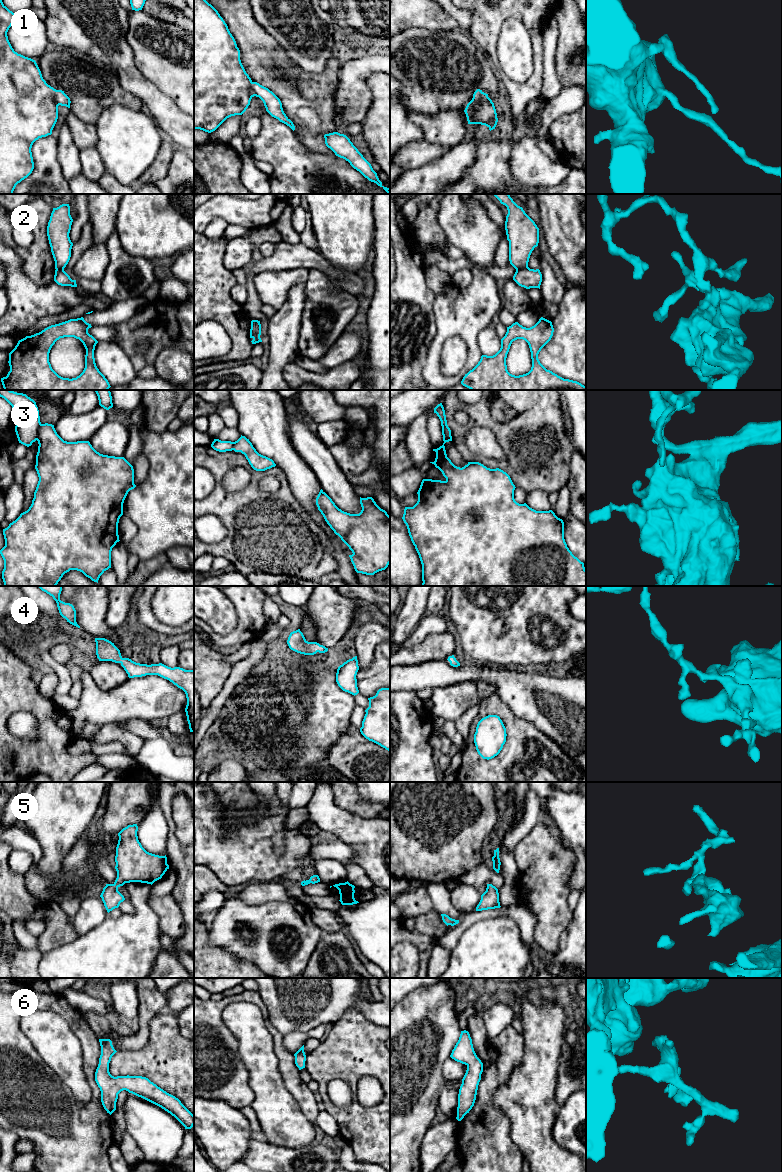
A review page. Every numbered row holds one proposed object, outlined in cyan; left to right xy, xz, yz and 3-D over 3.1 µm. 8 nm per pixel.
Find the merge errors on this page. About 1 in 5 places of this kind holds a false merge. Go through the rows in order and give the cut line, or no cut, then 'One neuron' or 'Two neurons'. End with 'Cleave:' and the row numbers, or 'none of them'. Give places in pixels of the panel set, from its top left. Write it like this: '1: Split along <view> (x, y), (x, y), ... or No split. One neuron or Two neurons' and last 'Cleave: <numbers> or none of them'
1: No split. One neuron
2: Split along yz (527, 266), (516, 270). Two neurons
3: Split along xy (41, 424), (38, 428), (36, 439). Two neurons
4: No split. One neuron
5: No split. One neuron
6: No split. One neuron
Cleave: 2, 3

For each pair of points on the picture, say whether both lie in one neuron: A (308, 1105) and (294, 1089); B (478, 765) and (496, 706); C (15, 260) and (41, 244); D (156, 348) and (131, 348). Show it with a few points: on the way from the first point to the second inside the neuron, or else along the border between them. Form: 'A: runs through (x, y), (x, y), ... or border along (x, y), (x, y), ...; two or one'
A: runs through (306, 1101), (298, 1092); one
B: runs through (471, 749), (472, 727), (480, 716); one
C: border along (10, 246), (20, 257), (22, 269), (30, 278); two
D: runs through (150, 342), (148, 340), (139, 340), (137, 342); one

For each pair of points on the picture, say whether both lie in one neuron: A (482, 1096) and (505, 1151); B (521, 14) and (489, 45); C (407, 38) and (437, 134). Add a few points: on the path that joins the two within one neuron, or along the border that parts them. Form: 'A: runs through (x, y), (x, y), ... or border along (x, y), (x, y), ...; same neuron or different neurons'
A: runs through (487, 1110), (489, 1135), (491, 1137); same neuron
B: runs through (509, 13), (505, 13), (489, 29), (489, 33); same neuron
C: border along (410, 110), (427, 114), (454, 111); different neurons

